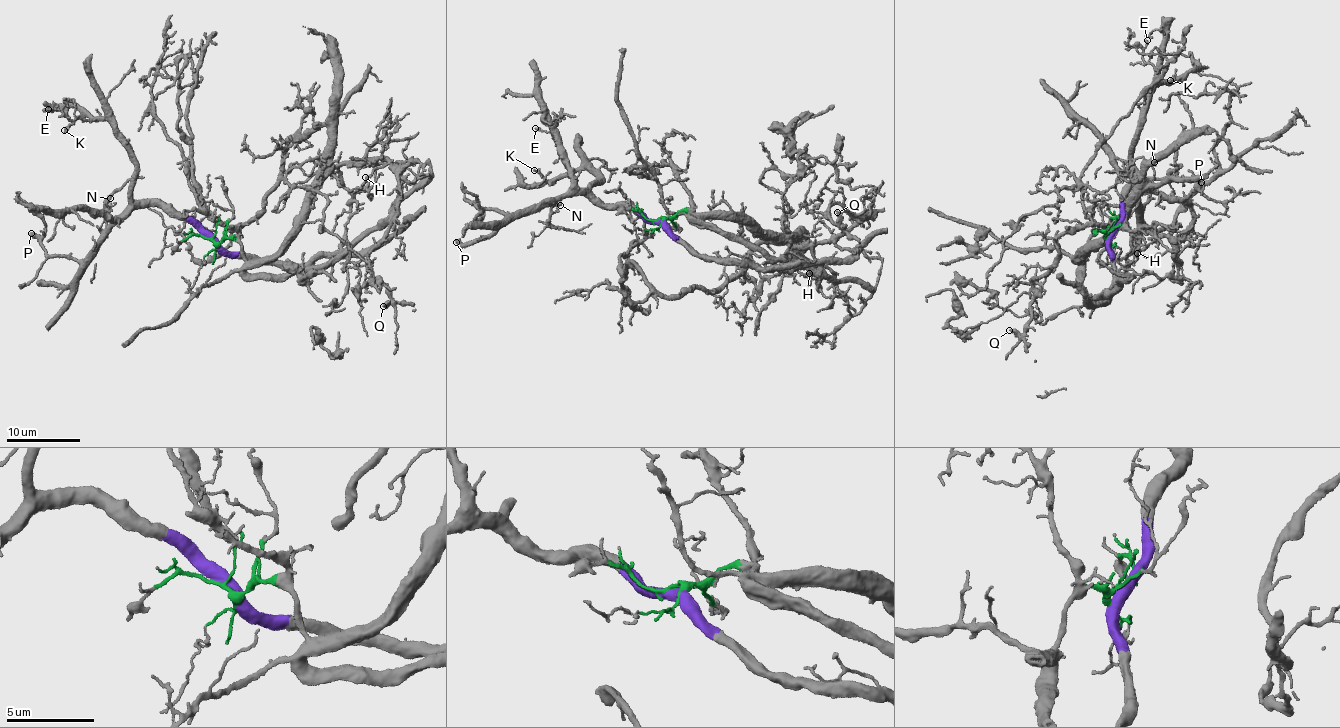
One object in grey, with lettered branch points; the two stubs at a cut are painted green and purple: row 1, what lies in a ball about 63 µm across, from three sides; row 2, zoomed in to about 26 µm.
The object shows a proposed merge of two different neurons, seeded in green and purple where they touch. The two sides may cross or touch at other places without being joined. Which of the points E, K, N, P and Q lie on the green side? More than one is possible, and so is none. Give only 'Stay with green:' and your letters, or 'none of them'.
Stay with green: Q

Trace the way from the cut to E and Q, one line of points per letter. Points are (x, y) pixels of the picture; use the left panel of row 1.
E: (211, 240), (182, 216), (133, 199), (135, 158), (110, 120), (69, 119), (64, 112), (47, 109)
Q: (210, 241), (238, 239), (247, 261), (266, 260), (339, 163), (387, 161), (399, 211), (369, 255), (383, 306)

